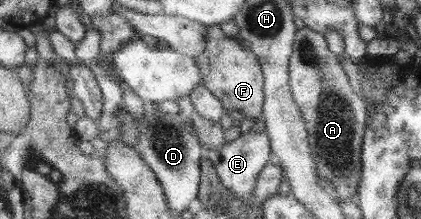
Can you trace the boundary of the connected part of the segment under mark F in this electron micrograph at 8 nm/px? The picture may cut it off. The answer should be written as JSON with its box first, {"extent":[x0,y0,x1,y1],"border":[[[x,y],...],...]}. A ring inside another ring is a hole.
{"extent":[194,26,264,118],"border":[[[204,26],[204,50],[194,58],[199,66],[200,85],[221,100],[227,112],[240,118],[261,118],[264,103],[264,75],[258,57],[233,37],[226,36],[221,26]]]}

